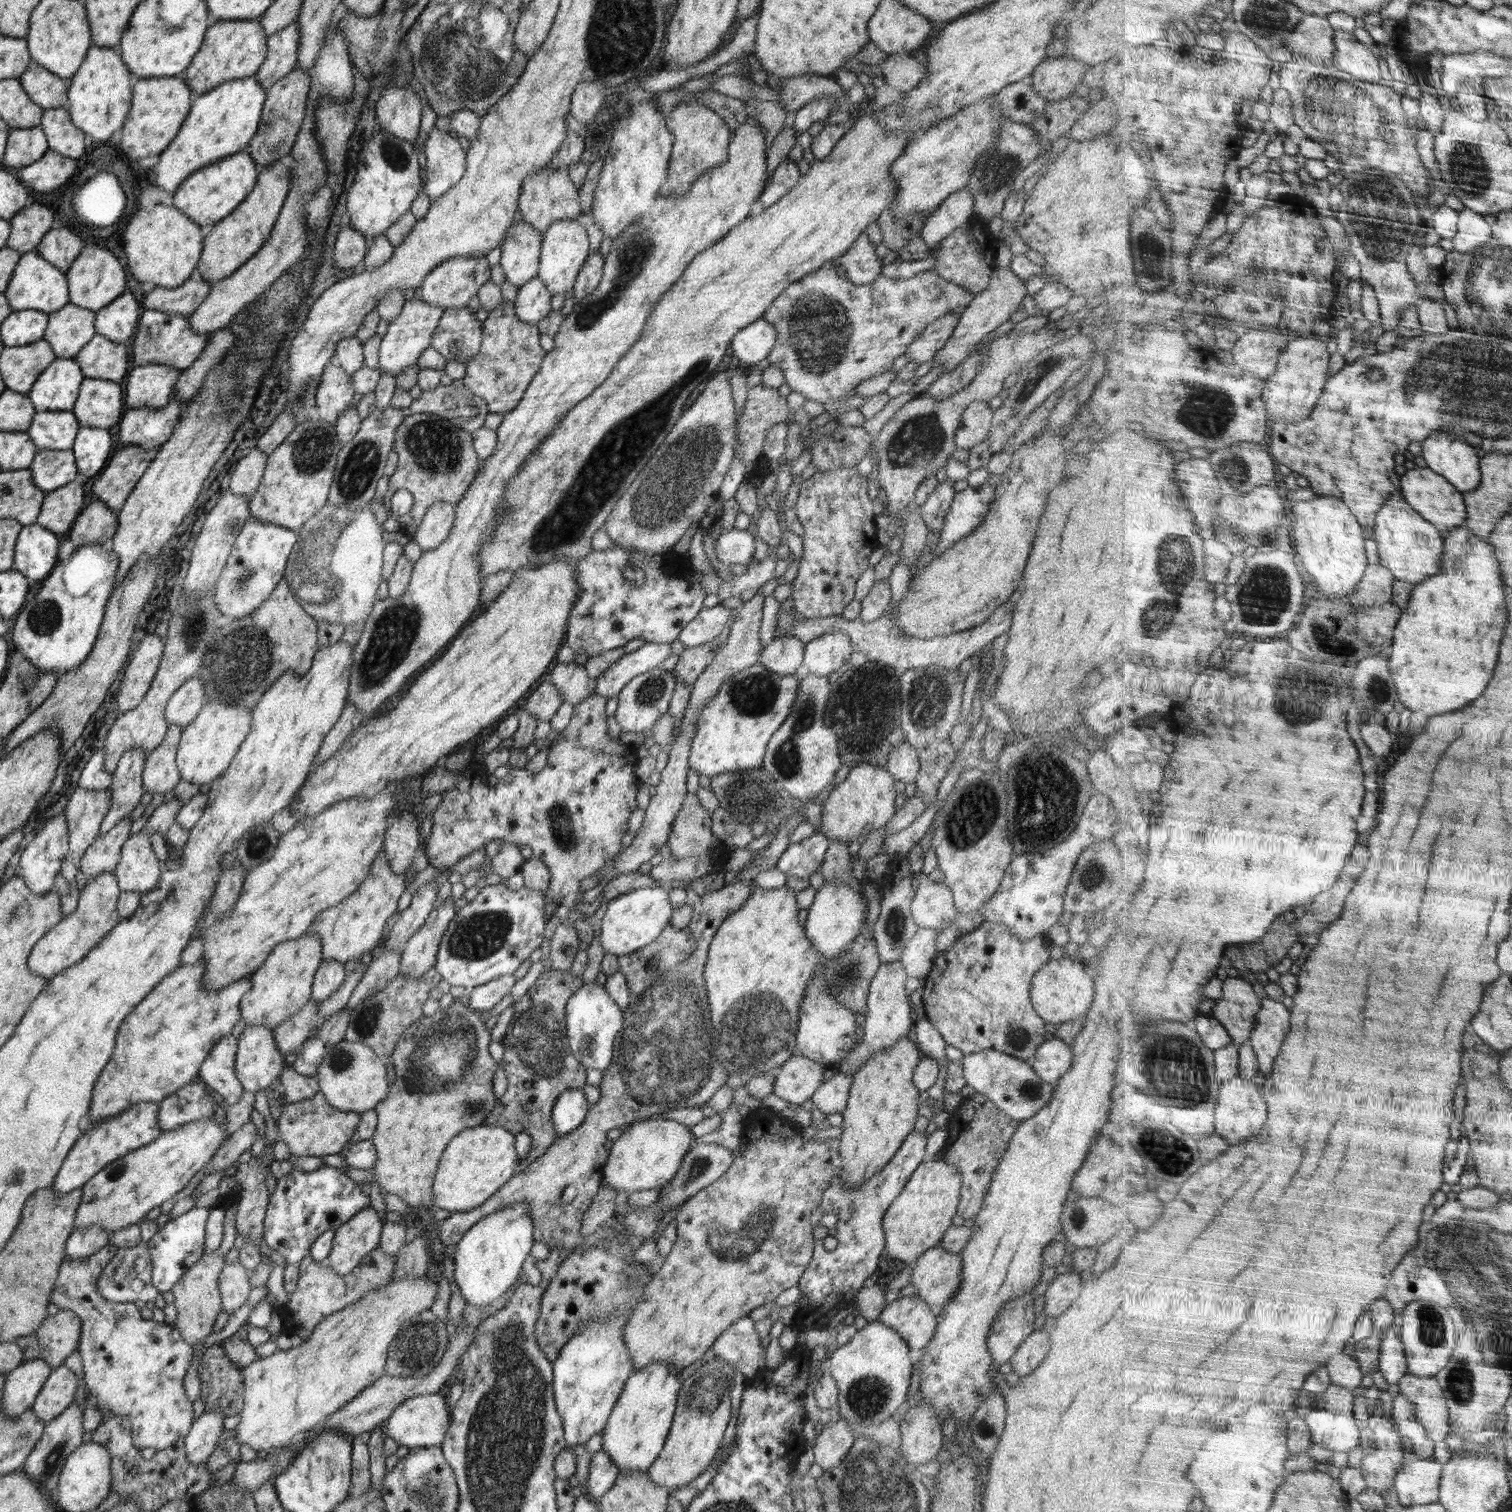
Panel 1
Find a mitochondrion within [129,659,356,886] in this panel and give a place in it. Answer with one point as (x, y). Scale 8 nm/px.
(257, 843)

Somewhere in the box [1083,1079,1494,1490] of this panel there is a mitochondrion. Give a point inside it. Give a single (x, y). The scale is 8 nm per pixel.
(1177, 1156)

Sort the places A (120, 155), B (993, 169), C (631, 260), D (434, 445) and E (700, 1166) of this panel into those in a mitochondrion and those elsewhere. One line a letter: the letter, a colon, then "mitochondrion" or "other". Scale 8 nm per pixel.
A: other
B: mitochondrion
C: mitochondrion
D: mitochondrion
E: mitochondrion

